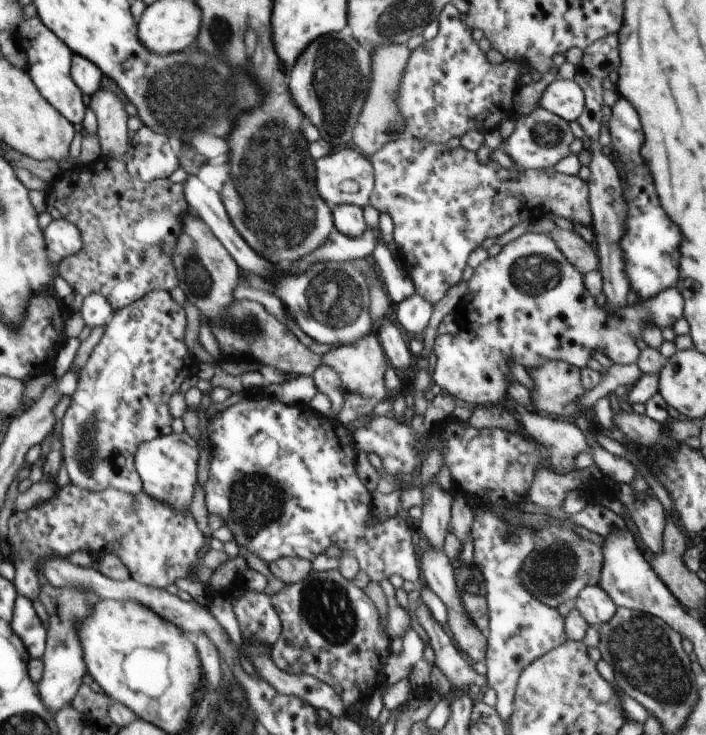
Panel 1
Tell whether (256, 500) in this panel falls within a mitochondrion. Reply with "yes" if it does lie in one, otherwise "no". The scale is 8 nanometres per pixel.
yes

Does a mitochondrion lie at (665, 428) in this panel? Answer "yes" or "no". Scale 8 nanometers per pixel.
no

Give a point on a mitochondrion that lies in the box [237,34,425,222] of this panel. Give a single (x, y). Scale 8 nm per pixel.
(340, 57)

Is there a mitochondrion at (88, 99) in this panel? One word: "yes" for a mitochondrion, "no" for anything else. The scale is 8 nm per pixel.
no

